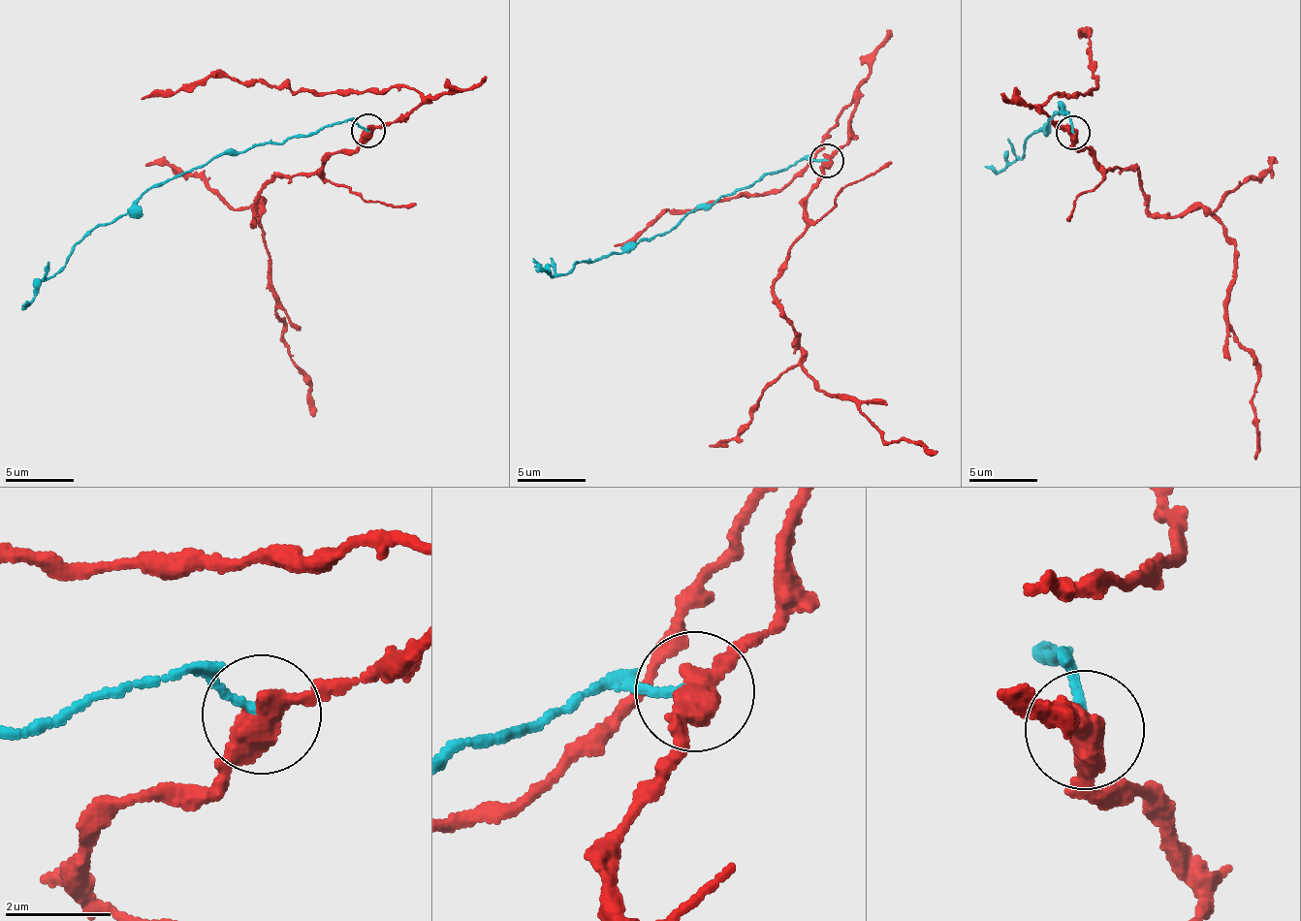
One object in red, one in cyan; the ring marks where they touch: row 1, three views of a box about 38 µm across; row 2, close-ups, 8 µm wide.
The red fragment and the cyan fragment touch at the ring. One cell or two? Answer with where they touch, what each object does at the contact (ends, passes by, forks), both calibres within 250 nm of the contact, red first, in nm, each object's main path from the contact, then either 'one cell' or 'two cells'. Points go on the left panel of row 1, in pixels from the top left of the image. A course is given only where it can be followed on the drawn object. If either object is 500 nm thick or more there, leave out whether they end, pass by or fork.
place (367, 131); red passes by; cyan ends; calibres 460 and 140 nm; course red (369, 132), (316, 173), (276, 177), (258, 197), (252, 223), (257, 205), (276, 315), (312, 418); course cyan (369, 132), (352, 119), (338, 121), (286, 141), (224, 153), (156, 182), (123, 214), (87, 231), (25, 305); two cells

